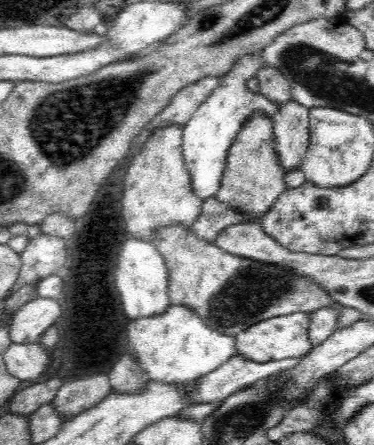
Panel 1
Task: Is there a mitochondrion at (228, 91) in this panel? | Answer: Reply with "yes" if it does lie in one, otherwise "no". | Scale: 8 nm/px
no

